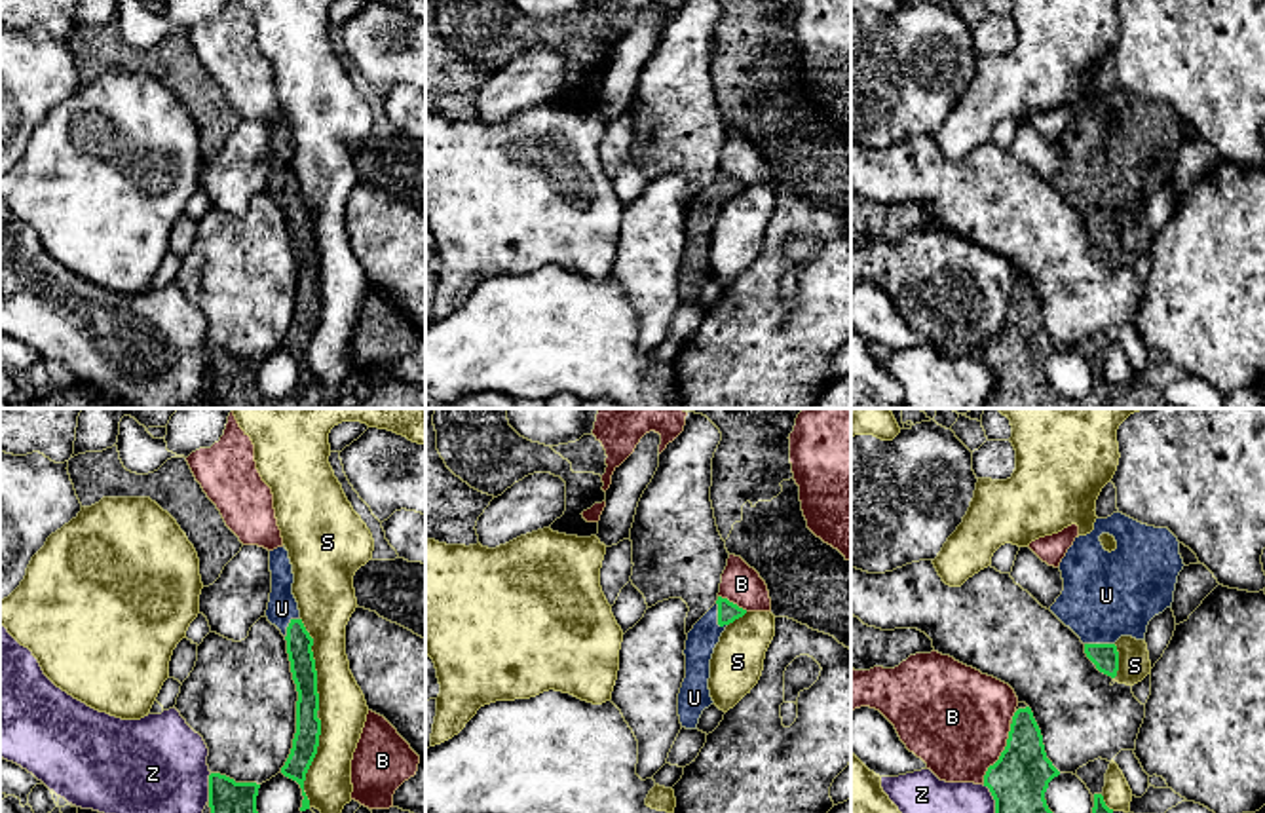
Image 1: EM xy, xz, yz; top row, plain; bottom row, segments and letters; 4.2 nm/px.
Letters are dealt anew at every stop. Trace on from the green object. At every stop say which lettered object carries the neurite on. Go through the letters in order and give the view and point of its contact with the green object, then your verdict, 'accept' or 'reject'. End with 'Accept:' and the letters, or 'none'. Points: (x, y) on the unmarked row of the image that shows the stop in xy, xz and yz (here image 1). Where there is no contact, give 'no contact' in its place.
B: contact yz (1001, 329); reject
S: contact xy (314, 238); reject
U: contact xz (718, 190); accept
Z: contact xy (209, 361); reject
Accept: U

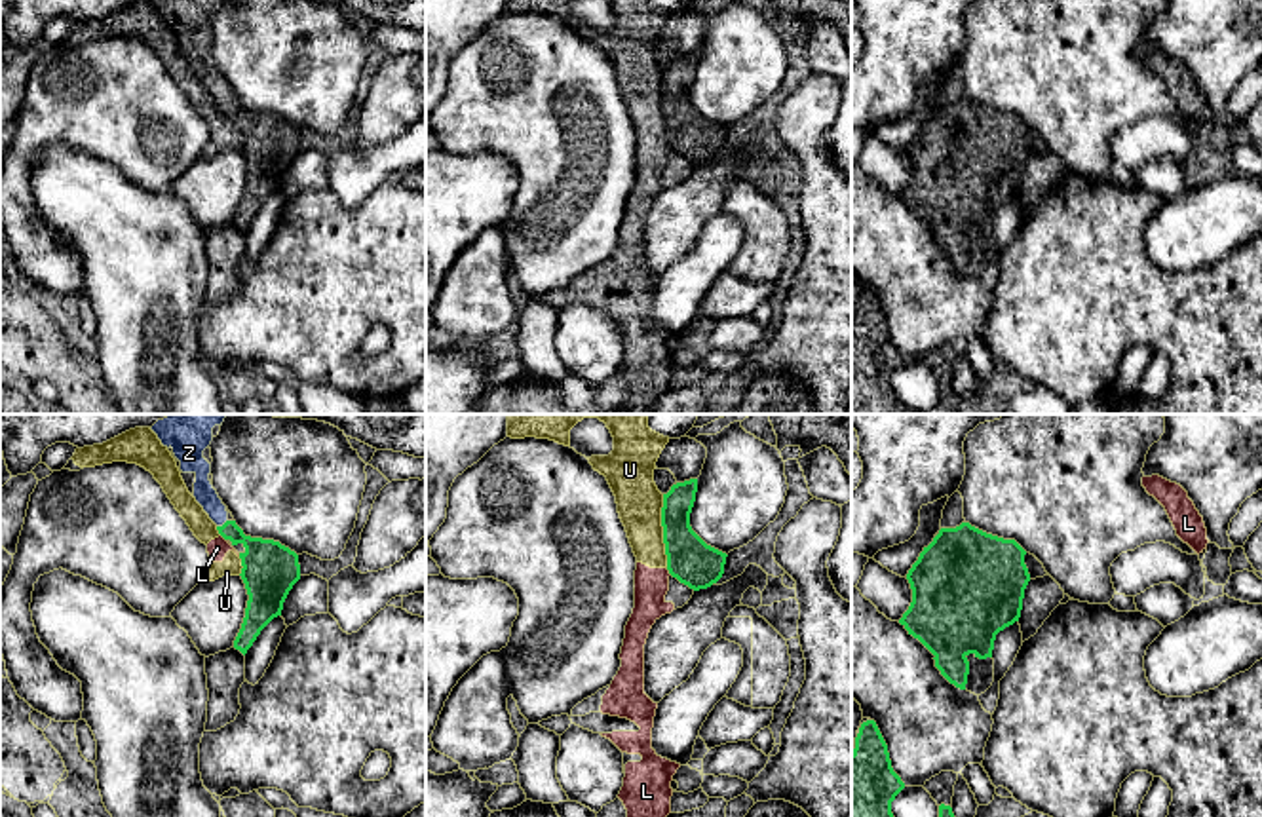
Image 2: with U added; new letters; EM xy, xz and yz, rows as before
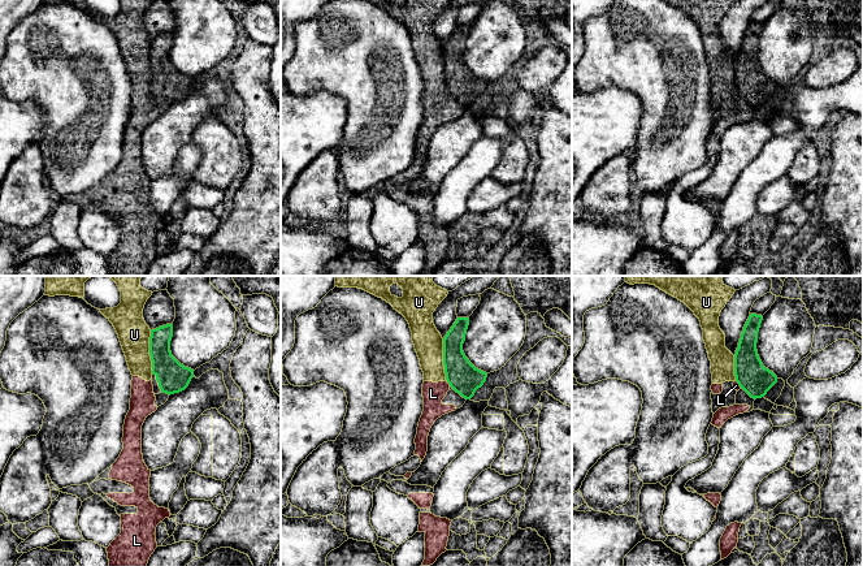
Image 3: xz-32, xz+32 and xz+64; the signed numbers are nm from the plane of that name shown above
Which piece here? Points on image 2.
L: contact xz (669, 147); reject
U: contact xz (664, 105); reject
Z: contact xy (223, 99); accept
Accept: Z

